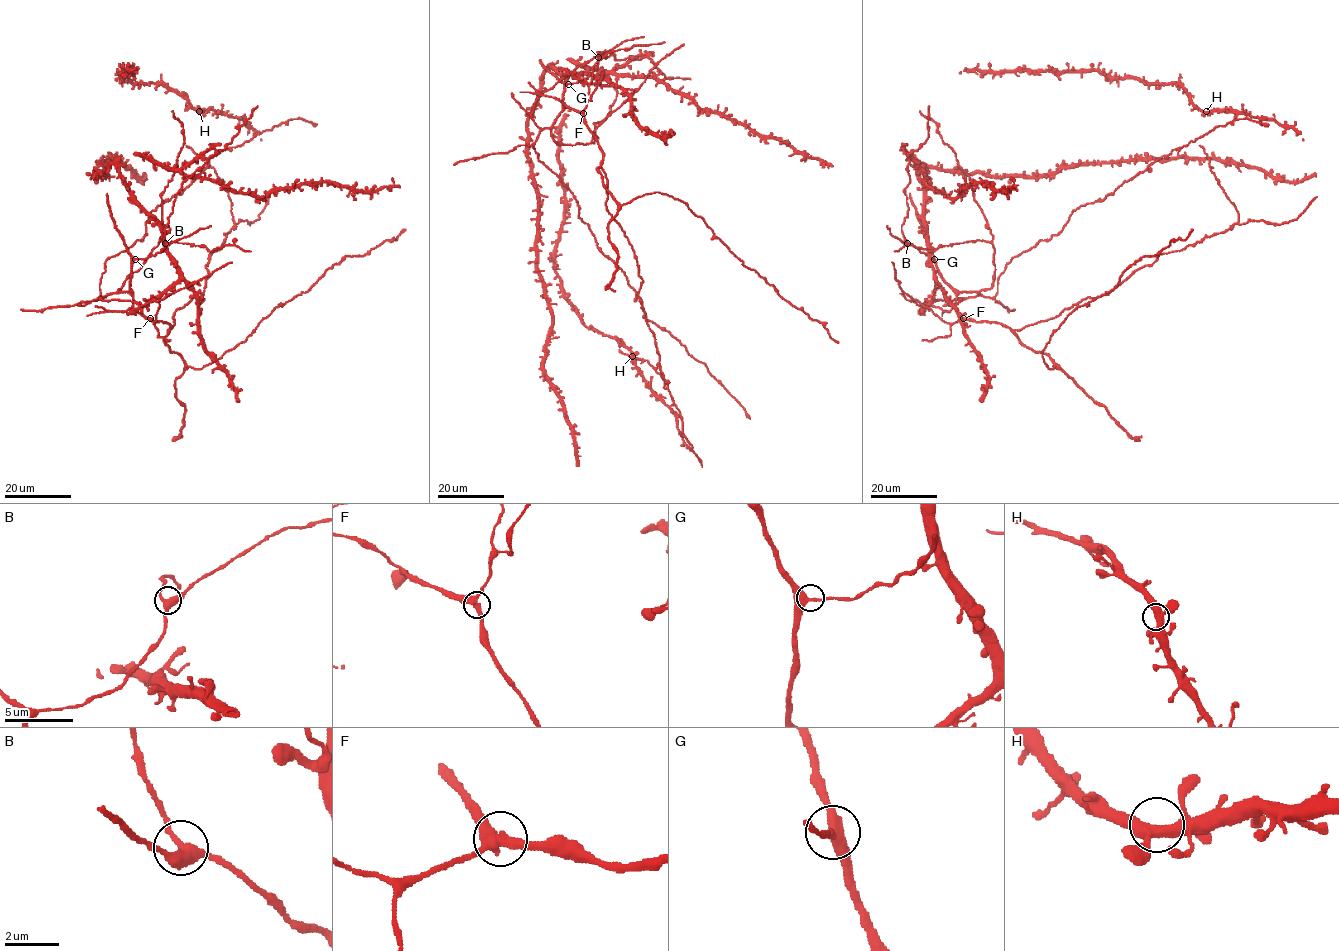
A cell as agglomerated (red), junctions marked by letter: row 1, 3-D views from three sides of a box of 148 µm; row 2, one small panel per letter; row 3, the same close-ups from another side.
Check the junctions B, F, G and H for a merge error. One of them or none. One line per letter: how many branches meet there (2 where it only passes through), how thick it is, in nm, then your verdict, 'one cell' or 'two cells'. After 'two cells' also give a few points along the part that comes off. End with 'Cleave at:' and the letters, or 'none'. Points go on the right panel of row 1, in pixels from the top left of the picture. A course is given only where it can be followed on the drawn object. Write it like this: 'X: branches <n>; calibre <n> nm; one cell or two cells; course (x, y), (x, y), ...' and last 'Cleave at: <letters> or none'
B: branches 3; calibre 360 nm; one cell
F: branches 3; calibre 360 nm; one cell
G: branches 3; calibre 340 nm; one cell
H: branches 3; calibre 400 nm; one cell
Cleave at: none

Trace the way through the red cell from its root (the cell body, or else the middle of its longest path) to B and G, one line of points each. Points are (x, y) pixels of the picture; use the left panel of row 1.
B: (151, 320), (132, 307), (131, 269), (135, 259), (155, 255), (165, 243)
G: (151, 320), (132, 307), (130, 278), (135, 259)

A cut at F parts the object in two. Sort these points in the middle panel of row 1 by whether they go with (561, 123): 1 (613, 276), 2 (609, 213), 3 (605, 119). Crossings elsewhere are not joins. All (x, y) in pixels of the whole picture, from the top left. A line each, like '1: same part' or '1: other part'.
1: other part
2: other part
3: same part

